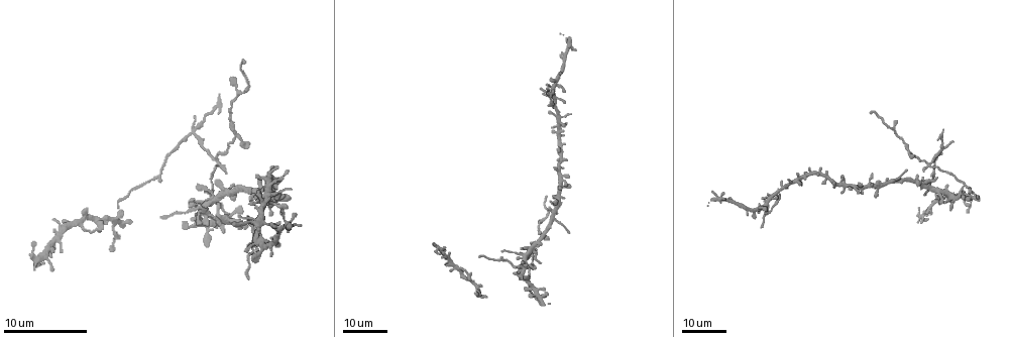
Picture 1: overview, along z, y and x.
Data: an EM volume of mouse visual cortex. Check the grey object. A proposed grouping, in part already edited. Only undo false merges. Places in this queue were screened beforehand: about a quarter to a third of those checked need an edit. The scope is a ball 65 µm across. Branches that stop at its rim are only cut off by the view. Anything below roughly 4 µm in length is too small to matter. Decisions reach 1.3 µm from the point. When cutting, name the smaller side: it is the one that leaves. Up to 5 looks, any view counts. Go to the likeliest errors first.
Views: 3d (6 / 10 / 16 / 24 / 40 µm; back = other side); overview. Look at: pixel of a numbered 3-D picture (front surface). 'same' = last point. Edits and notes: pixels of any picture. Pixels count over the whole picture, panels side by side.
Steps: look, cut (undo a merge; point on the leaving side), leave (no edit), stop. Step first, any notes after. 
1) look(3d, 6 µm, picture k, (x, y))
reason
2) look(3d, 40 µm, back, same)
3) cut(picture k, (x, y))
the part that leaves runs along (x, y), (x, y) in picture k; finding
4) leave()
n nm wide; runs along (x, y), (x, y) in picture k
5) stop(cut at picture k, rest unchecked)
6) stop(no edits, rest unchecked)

look(3d, 24 µm, picture 1, (530, 255))
four-way junction

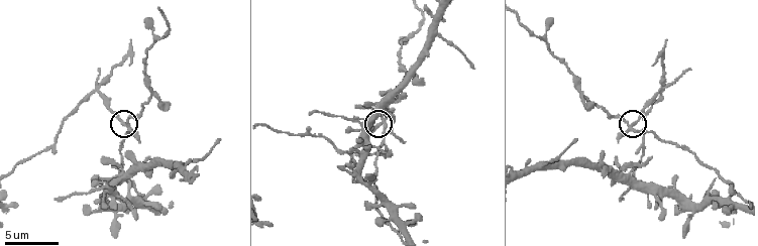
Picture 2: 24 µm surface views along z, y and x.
look(3d, 6 µm, picture 2, (631, 125))
closer look

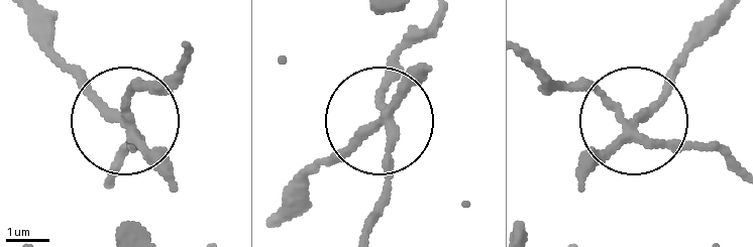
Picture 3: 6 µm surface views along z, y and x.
cut(picture 3, (154, 168))
190 nm wide; the part that leaves runs along (125, 130), (27, 14) in picture 3; two neurons meet here

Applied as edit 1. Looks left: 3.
look(overview)
redraw

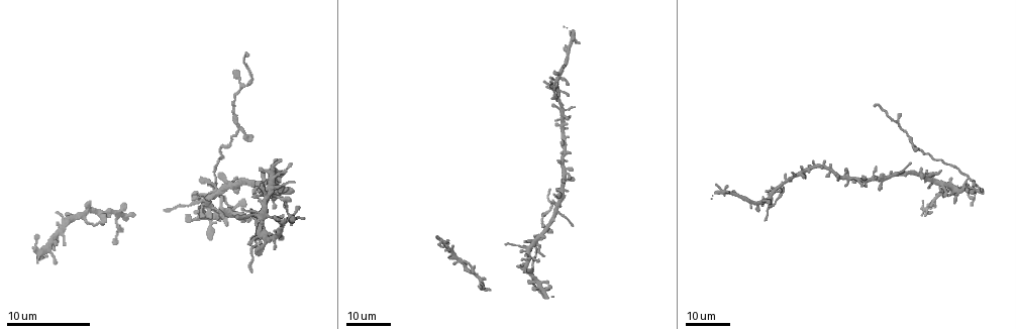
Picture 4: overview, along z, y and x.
look(3d, 16 µm, picture 4, (238, 129))
three arms meet

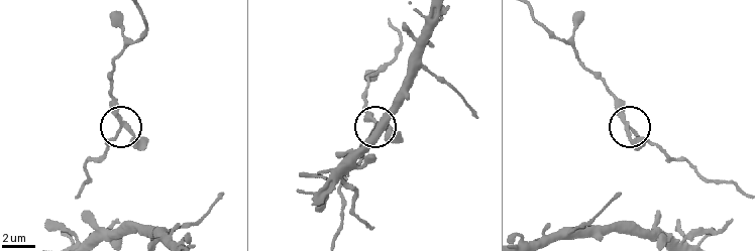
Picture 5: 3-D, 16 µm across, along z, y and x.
look(3d, 6 µm, picture 5, (118, 128))

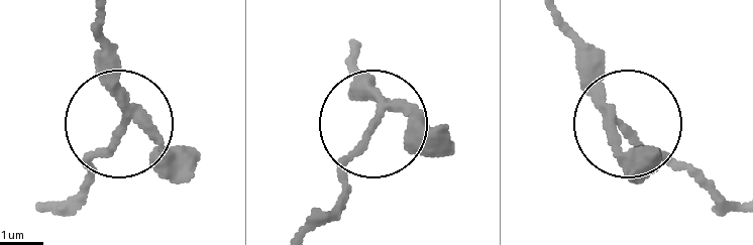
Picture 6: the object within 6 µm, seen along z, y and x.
leave()
3 arms; runs along (315, 227), (333, 205), (340, 161), (372, 118), (358, 45) in picture 6; one neuron here

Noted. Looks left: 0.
stop(cut at picture 3, rest unchecked)

